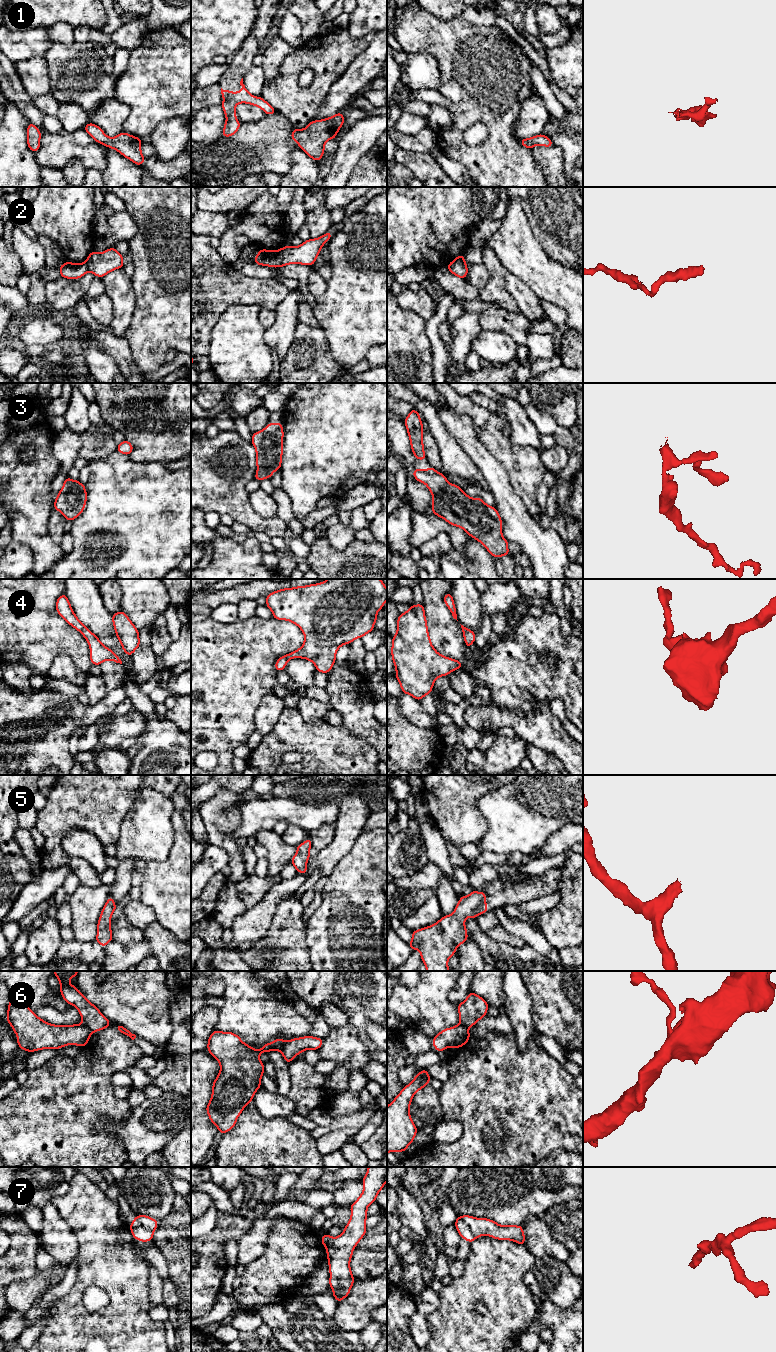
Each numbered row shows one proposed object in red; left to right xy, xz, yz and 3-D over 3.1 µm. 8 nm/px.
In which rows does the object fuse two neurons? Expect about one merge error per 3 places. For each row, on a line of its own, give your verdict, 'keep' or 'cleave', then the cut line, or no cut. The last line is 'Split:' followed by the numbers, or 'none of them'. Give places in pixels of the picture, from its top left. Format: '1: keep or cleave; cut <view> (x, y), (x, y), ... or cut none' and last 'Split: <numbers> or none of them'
1: keep; cut none
2: keep; cut none
3: keep; cut none
4: keep; cut none
5: keep; cut none
6: cleave; cut xy (83, 1023), (92, 1031)
7: keep; cut none
Split: 6

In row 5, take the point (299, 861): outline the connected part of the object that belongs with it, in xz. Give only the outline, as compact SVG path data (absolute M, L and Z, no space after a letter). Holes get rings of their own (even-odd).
M308 838L296 847L297 853L292 857L291 863L294 865L298 873L306 874L307 872L307 861L311 857L309 853L311 845L312 841Z

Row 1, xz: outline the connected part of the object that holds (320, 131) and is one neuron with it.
M340 112L323 120L314 120L305 129L293 129L291 138L309 157L318 162L323 157L325 143L335 139L344 119Z

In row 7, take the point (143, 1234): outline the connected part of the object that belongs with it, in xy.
M137 1215L130 1224L134 1239L147 1242L153 1240L158 1221L146 1215Z

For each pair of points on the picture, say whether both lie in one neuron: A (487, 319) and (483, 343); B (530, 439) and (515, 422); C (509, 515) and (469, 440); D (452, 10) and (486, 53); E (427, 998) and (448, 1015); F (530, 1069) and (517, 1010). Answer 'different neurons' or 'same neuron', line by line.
A: different neurons
B: same neuron
C: same neuron
D: different neurons
E: same neuron
F: different neurons

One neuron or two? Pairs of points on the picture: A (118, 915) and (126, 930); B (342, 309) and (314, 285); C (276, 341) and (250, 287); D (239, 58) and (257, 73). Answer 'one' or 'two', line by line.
A: one
B: two
C: two
D: two

